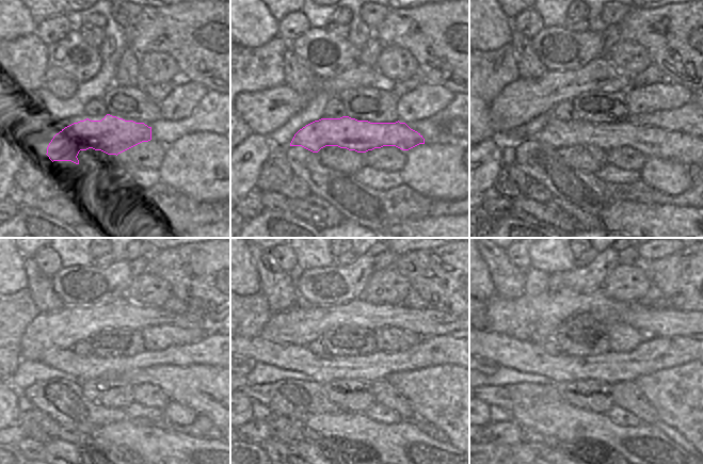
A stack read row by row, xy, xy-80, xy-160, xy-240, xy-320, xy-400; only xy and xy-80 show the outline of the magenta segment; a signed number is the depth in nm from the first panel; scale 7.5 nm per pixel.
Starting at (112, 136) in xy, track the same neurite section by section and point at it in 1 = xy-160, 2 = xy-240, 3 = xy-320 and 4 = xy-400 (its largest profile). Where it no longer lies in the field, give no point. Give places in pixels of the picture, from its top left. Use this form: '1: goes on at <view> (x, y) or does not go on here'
1: goes on at xy-160 (650, 141)
2: goes on at xy-240 (208, 390)
3: goes on at xy-320 (447, 396)
4: goes on at xy-400 (686, 397)

